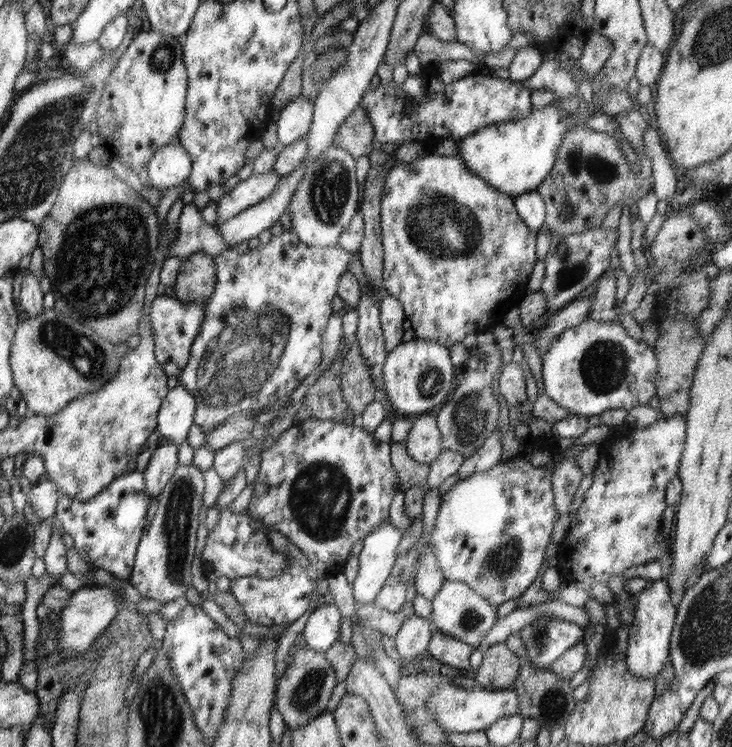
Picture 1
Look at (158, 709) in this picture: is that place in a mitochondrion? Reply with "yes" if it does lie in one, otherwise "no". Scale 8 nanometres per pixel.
yes

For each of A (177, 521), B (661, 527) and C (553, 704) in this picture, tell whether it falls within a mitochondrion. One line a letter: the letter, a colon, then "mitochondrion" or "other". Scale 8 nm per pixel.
A: mitochondrion
B: other
C: mitochondrion

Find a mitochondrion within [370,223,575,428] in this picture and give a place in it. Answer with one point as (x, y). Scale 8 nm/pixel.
(431, 380)

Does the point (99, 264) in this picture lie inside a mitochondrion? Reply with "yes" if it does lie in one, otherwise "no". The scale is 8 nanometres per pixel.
yes

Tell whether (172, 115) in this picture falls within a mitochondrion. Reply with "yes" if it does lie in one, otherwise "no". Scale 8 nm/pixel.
no

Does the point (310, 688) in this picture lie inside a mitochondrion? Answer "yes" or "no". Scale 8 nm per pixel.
yes

